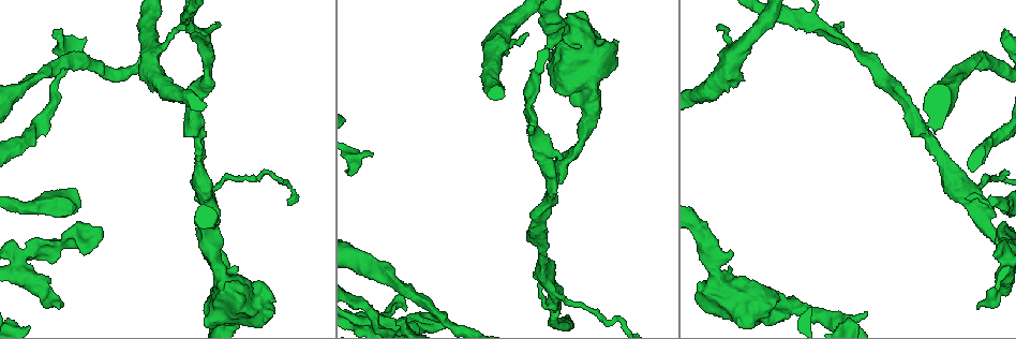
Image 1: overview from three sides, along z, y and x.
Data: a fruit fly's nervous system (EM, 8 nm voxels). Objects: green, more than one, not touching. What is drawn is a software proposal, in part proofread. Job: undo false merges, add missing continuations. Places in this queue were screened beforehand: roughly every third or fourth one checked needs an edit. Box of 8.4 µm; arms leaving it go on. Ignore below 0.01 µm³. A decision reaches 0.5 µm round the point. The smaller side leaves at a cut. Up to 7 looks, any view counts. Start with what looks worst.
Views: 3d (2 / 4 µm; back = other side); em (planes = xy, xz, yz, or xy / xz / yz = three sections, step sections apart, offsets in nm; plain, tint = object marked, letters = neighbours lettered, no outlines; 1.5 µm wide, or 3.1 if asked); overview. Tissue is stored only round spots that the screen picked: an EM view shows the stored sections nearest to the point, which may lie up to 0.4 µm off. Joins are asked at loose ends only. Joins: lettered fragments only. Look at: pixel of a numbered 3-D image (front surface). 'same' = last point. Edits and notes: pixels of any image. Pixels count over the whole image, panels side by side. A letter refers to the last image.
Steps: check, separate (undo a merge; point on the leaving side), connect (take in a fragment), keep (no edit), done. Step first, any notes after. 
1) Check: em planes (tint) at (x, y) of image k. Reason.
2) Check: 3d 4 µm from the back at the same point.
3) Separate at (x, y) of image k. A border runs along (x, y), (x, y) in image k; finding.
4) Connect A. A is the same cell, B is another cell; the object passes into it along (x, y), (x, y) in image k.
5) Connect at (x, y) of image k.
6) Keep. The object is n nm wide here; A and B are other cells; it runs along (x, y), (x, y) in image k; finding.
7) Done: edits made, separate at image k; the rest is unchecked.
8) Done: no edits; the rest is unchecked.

Check: em yz step 4 (letters) at (976, 309) of image 1. An open end.

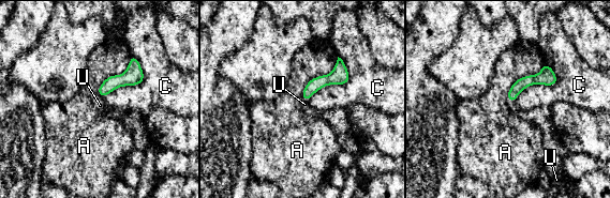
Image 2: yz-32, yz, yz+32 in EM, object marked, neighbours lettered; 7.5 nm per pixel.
Keep. A, C and U are other cells; it runs along (341, 63), (304, 96) in image 2; no lettered fragment goes on from it.

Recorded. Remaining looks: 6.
Check: em planes (letters) at (566, 314) of image 1. Free end.

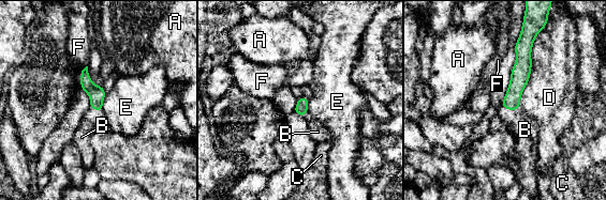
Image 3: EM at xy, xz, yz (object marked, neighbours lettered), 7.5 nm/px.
Connect B. B is the same cell, A, C, D, E and F are other cells; the object passes into it along (519, 78), (510, 109), (525, 129) in image 3; the cell continues.

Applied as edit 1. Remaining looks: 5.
Check: overview. See it whole again.

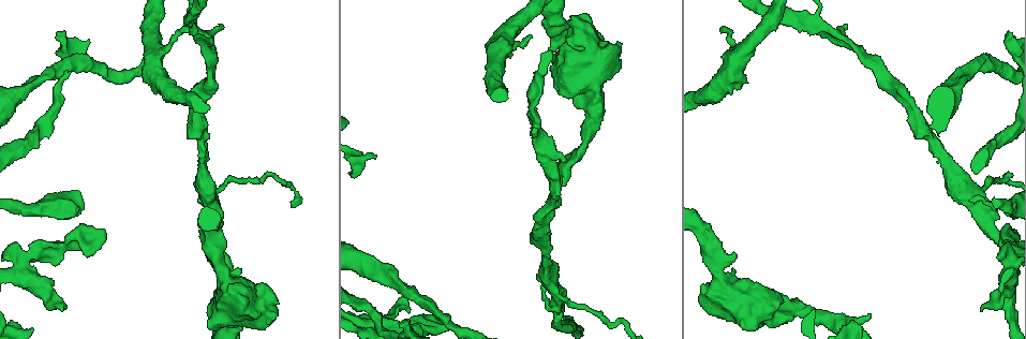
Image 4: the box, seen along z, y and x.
Check: em planes (letters) at (275, 319) of image 4. Thick end.

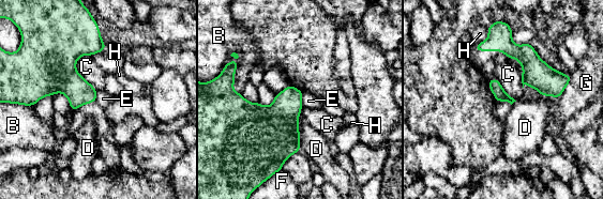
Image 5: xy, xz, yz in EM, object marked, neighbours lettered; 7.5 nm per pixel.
Keep. The longest contact is with C, 300 nm; B, C, D, E, F, G and H are other cells; no lettered fragment goes on from it.

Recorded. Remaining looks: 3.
Done: edits made, connect at image 3; the rest is unchecked.

